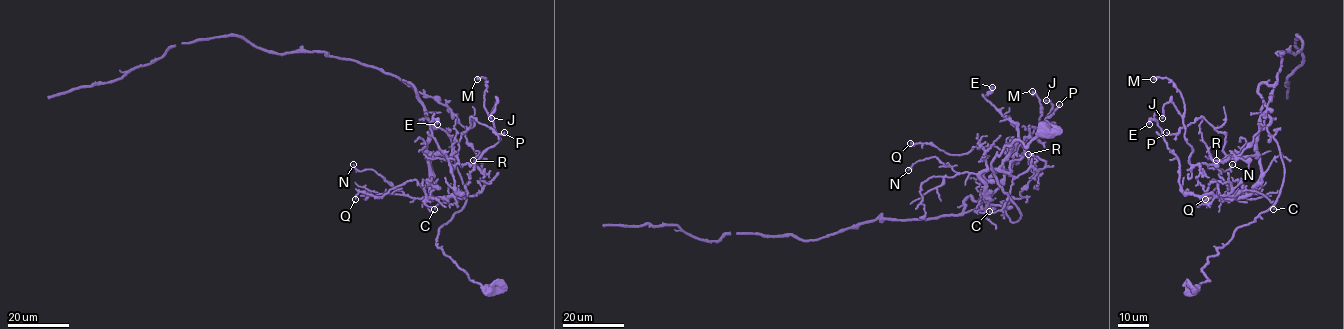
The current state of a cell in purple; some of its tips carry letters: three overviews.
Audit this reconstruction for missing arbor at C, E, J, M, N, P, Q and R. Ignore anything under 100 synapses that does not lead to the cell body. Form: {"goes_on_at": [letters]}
{"goes_on_at": []}

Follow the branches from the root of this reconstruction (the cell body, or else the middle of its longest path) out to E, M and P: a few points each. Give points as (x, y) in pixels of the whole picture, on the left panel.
E: (491, 289), (436, 245), (465, 201), (439, 128), (425, 198), (463, 196), (437, 124)
M: (491, 289), (436, 245), (465, 193), (450, 137), (434, 128), (426, 149), (474, 165), (500, 139), (477, 79)
P: (491, 289), (436, 245), (465, 193), (450, 137), (434, 128), (426, 144), (456, 156), (471, 117), (504, 132)

